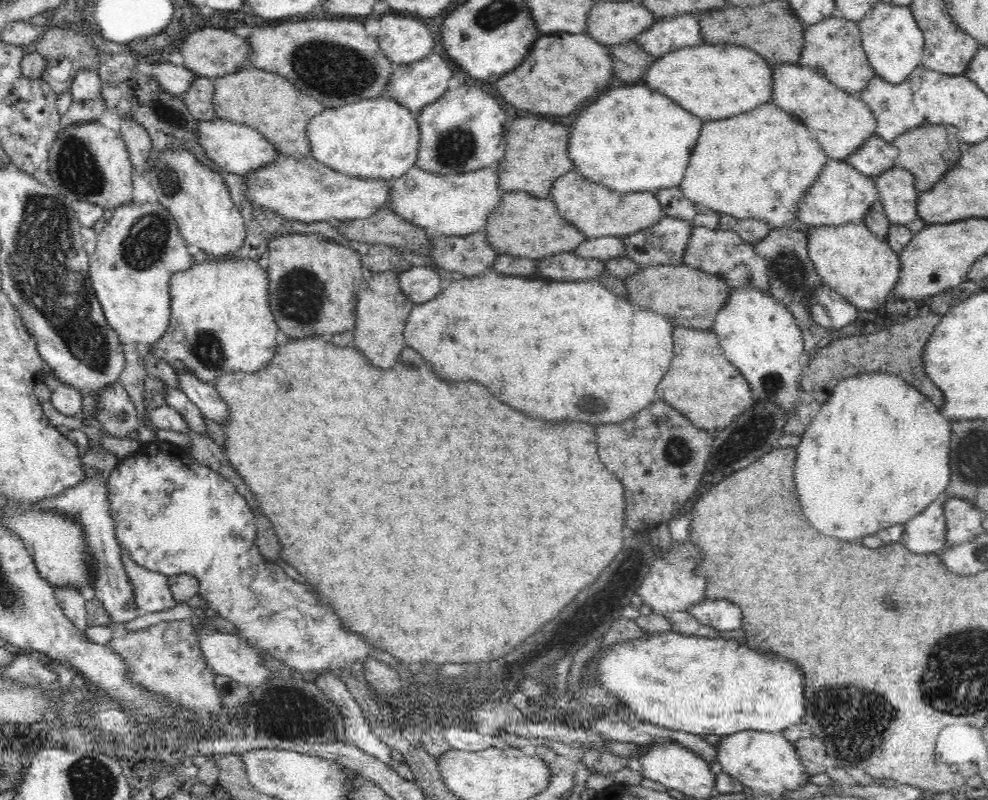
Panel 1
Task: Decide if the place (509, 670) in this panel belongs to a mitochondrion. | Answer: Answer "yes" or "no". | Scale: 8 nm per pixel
no

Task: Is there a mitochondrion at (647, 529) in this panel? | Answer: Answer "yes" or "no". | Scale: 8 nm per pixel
no

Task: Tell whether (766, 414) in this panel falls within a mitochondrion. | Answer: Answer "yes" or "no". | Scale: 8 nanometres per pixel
yes

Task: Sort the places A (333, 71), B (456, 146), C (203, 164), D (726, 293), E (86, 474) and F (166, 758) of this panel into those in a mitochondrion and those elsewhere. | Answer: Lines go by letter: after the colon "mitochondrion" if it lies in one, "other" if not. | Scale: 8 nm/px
A: mitochondrion
B: mitochondrion
C: other
D: other
E: other
F: other

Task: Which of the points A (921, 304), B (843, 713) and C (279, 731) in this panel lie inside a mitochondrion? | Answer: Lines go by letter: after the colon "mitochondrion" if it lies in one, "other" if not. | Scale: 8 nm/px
A: other
B: mitochondrion
C: other

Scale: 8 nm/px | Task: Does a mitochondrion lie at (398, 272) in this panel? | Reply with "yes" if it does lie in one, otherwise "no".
no

